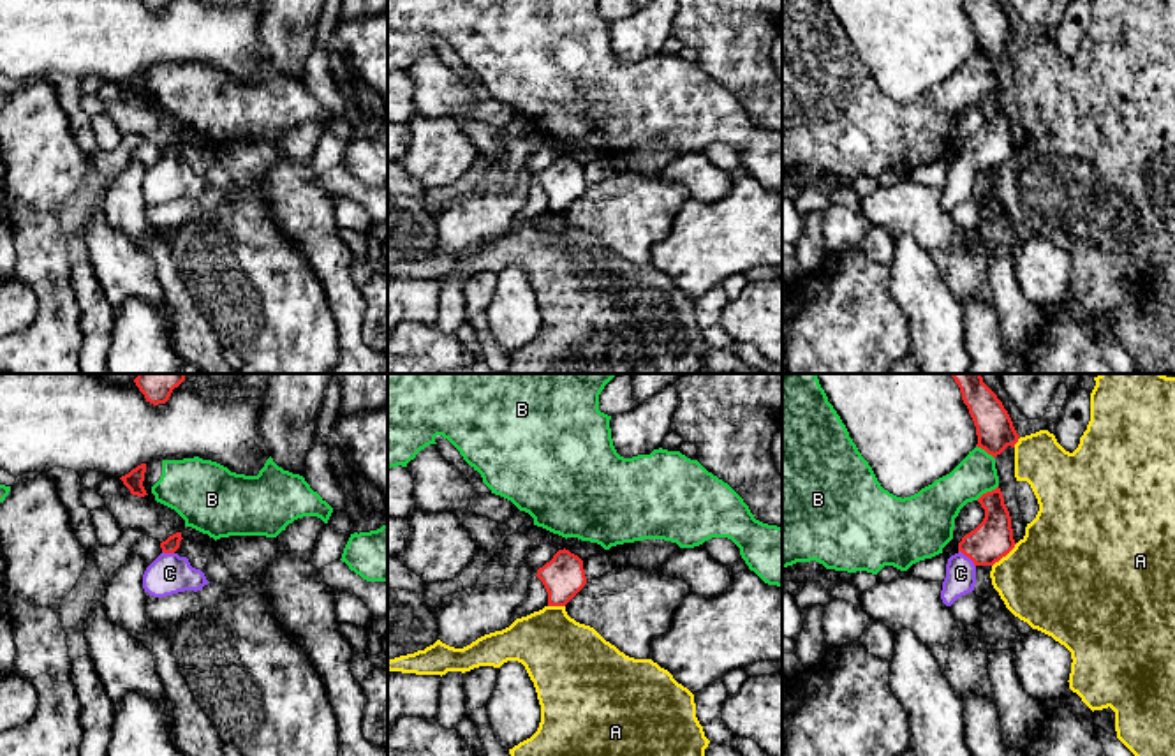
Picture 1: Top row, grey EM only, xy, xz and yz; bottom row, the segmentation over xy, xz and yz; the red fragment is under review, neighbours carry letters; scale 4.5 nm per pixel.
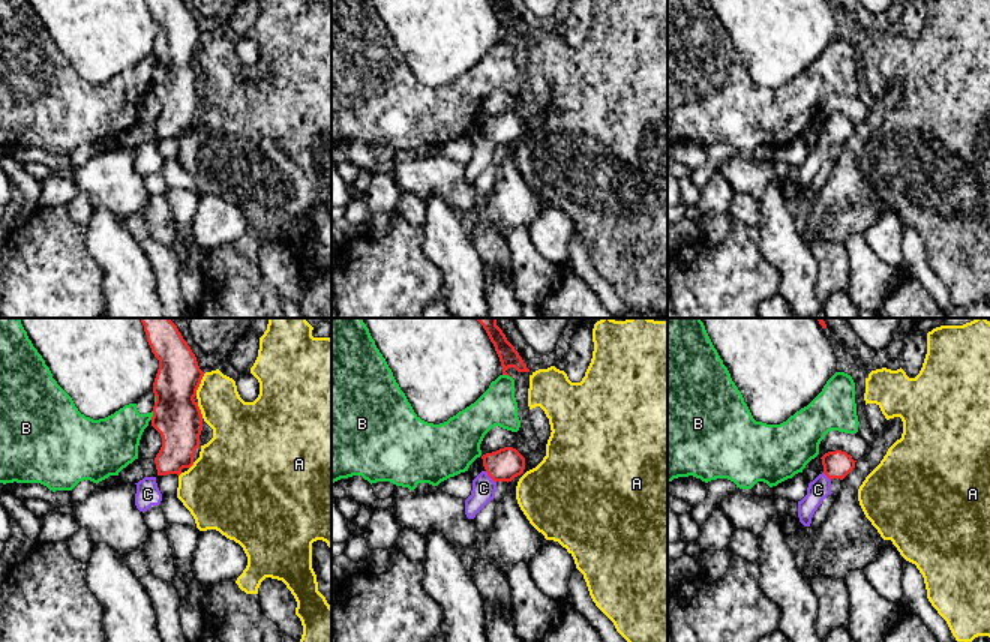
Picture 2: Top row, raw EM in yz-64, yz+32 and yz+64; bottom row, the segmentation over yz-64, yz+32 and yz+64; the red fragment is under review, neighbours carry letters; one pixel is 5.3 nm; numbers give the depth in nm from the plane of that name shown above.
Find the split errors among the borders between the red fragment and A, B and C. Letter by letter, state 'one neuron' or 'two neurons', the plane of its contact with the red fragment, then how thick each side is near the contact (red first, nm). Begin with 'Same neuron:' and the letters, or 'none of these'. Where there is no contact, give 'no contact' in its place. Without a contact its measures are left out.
Same neuron: C
A: two neurons; contact in yz; calibres 190 and 460 nm
B: two neurons; contact in yz; calibres 190 and 200 nm
C: one neuron; contact in yz; calibres 190 and 140 nm

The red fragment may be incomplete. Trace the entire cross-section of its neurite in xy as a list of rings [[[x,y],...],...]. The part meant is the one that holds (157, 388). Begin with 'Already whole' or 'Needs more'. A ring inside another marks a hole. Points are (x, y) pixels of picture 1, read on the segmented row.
Already whole. [[[137,374],[134,379],[146,402],[166,404],[174,388],[185,381],[185,374]]]

